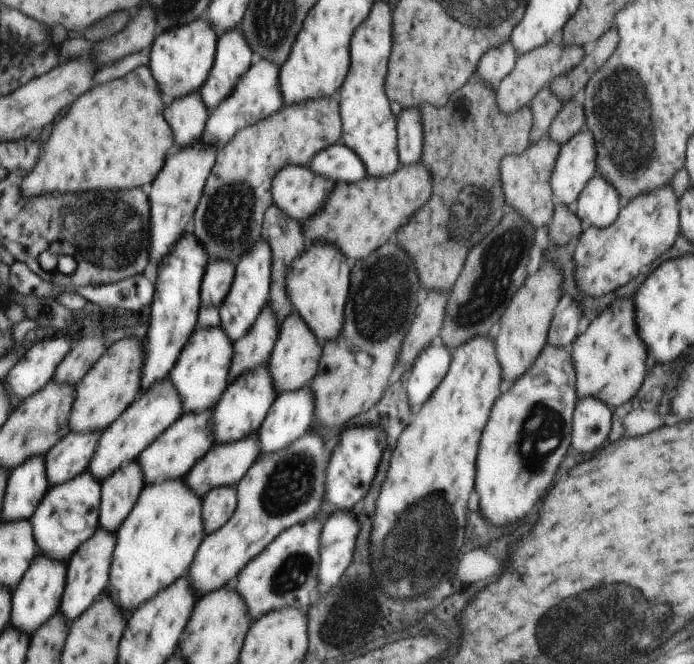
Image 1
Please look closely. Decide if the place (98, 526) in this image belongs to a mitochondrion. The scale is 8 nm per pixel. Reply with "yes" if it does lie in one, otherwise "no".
no

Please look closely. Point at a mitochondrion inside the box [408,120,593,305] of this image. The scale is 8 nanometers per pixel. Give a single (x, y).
(465, 216)

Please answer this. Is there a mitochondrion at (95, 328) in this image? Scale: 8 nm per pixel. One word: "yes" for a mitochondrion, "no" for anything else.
no

